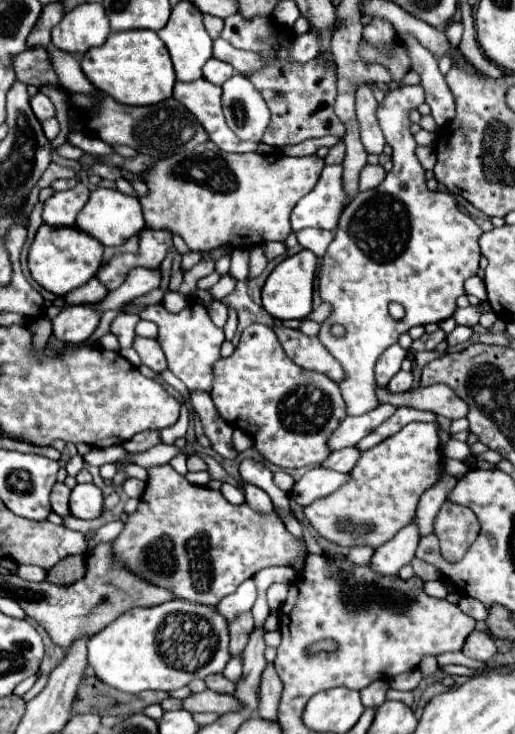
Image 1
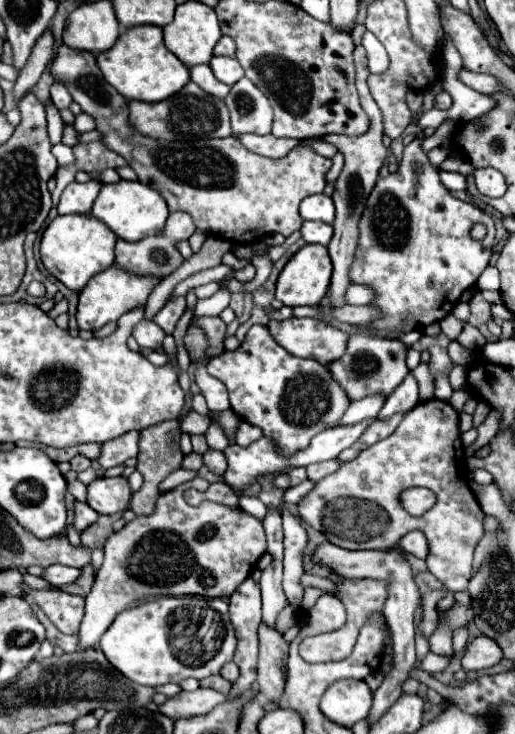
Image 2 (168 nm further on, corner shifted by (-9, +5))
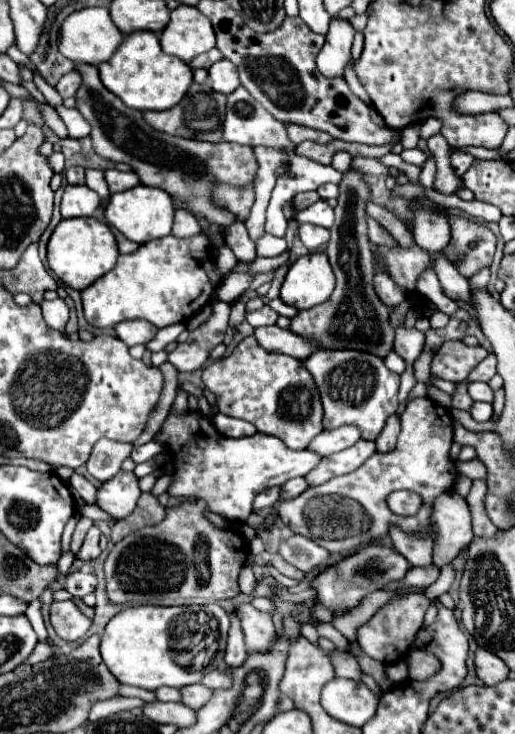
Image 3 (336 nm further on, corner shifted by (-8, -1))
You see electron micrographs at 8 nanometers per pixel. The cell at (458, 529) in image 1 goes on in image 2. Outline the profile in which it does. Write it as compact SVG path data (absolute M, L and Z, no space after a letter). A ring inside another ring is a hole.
M432 398L432 400L426 400L426 402L418 402L418 404L416 404L416 406L414 406L414 410L410 410L410 412L408 412L408 414L406 414L406 416L404 416L404 418L402 418L402 424L398 424L398 428L396 428L396 430L394 430L394 432L392 432L392 434L390 434L390 438L384 438L384 440L380 440L380 442L376 442L376 444L374 444L374 446L370 446L370 448L368 448L368 450L364 450L364 452L362 452L362 454L360 454L360 456L358 456L358 458L356 458L356 460L352 460L352 462L346 462L346 464L342 464L342 468L338 468L338 472L334 472L334 474L330 474L330 476L326 476L326 478L322 478L322 480L320 480L320 482L316 482L316 486L314 486L314 488L312 488L312 490L310 490L310 492L308 492L308 494L306 494L306 496L304 496L304 498L302 498L302 500L300 500L300 502L298 502L298 514L300 514L300 518L302 518L302 520L304 520L304 522L308 522L308 524L310 524L310 526L312 526L312 528L316 528L316 530L318 530L318 532L322 532L322 534L324 534L324 536L326 536L326 538L328 538L328 540L330 540L330 542L332 542L332 544L336 544L336 546L340 546L340 548L346 548L346 550L388 550L388 548L392 548L392 546L396 546L396 544L398 544L398 540L400 540L400 538L402 538L402 536L404 536L404 534L408 534L408 532L412 532L412 530L420 530L420 532L424 532L424 534L426 534L426 538L428 538L428 544L430 544L430 554L428 554L428 570L430 570L430 572L432 572L432 574L434 574L434 576L436 576L436 578L438 578L438 580L442 580L442 584L444 584L444 586L448 586L448 590L452 590L452 592L460 592L460 590L466 590L466 586L468 586L468 580L470 580L470 578L472 578L472 554L474 554L474 548L476 548L476 544L478 544L478 540L480 540L480 538L482 538L482 536L484 536L484 532L482 532L482 530L484 530L484 528L482 528L482 522L484 522L484 512L482 512L482 508L480 508L480 504L478 504L478 500L476 500L476 498L474 498L474 494L472 494L472 490L470 490L470 486L468 486L468 480L466 480L466 472L468 472L468 468L466 468L466 454L464 454L464 446L462 446L462 442L460 442L460 428L458 428L458 412L456 412L456 410L454 410L454 408L452 408L452 406L450 406L450 404L448 404L448 402L442 402L442 400L436 400L436 398ZM412 486L424 486L424 488L430 488L430 490L432 490L432 492L434 492L434 494L436 494L436 504L434 504L434 506L433 506L433 508L432 508L432 509L430 509L430 510L429 510L429 511L428 511L428 512L426 512L426 513L425 513L425 514L424 514L424 516L410 516L410 514L408 514L408 512L406 512L406 510L400 510L400 500L398 500L398 494L400 494L400 492L402 492L402 490L406 490L406 488L412 488ZM338 500L340 500L340 502L342 502L342 504L340 504L340 506L338 506L338 510L334 510L334 512L330 512L330 510L328 510L328 508L330 508L330 506L332 506L332 508L334 508L334 502L338 502ZM350 500L356 500L356 502L358 502L358 500L364 500L364 504L366 504L366 502L370 502L370 504L374 504L374 506L378 506L378 508L380 508L380 510L384 510L384 512L386 512L386 516L388 516L388 522L376 522L376 520L368 520L368 518L370 518L370 516L372 516L372 514L370 514L370 512L368 512L368 506L366 506L366 508L356 508L356 506L354 506L354 504L352 504L352 502L350 502ZM326 516L332 516L332 518L330 518L330 520L332 520L332 522L334 522L334 532L332 532L332 528L326 528Z

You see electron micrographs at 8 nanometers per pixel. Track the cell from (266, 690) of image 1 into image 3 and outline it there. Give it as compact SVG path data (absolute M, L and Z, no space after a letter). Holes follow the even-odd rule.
M241 604L235 608L241 624L243 624L243 634L245 634L245 644L249 652L263 652L271 648L279 638L275 624L269 614L255 610L251 604Z

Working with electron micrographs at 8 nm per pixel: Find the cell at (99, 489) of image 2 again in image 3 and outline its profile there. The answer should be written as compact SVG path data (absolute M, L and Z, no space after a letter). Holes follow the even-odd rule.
M119 472L115 478L107 480L99 490L97 490L97 506L105 510L111 518L121 520L129 516L139 500L139 486L137 486L137 476L133 472Z

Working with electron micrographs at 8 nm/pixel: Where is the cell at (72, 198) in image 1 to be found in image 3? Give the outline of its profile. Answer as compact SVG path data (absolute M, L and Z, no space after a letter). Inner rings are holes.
M65 186L61 200L61 216L95 216L99 214L101 198L87 186Z

